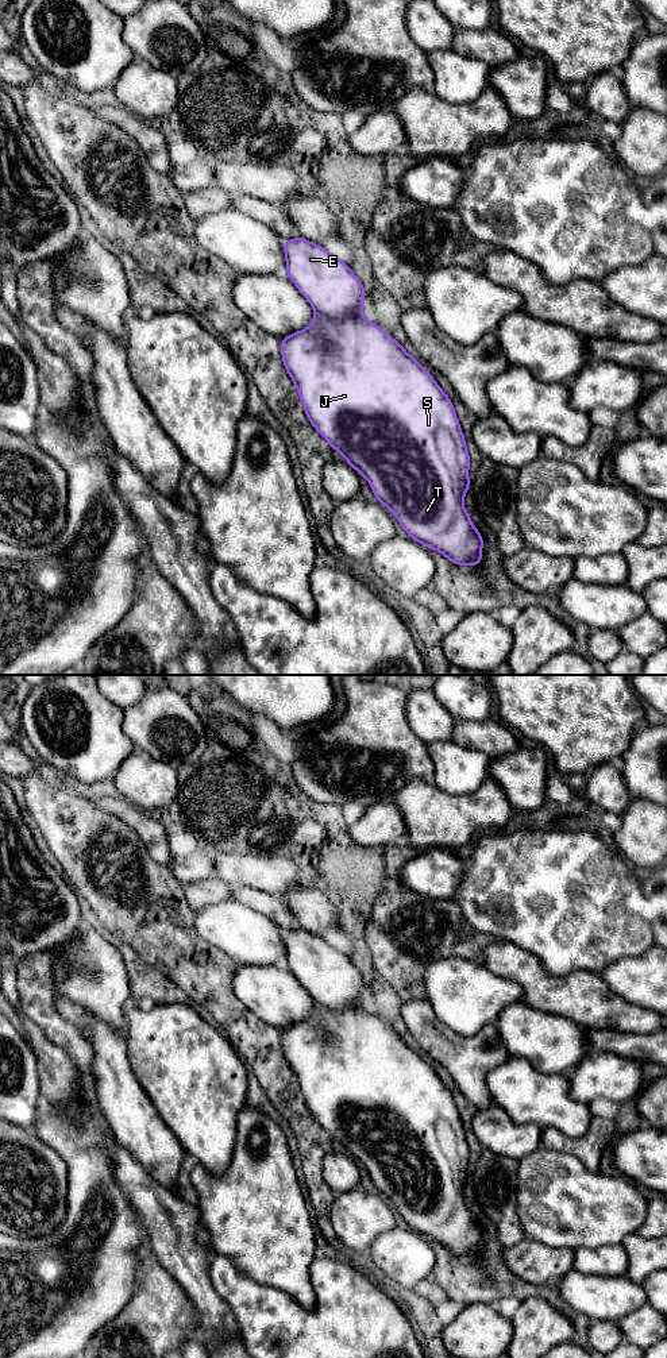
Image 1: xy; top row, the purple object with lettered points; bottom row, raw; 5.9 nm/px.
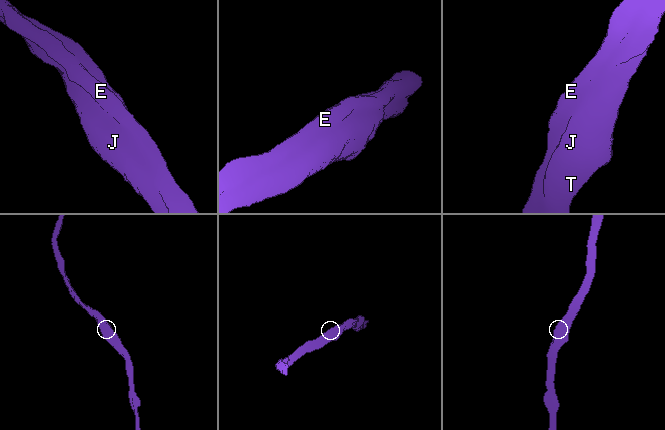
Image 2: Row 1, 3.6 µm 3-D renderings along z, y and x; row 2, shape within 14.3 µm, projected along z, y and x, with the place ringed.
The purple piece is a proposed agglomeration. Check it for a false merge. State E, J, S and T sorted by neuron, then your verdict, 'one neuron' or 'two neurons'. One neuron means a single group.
groups E J S T; one neuron

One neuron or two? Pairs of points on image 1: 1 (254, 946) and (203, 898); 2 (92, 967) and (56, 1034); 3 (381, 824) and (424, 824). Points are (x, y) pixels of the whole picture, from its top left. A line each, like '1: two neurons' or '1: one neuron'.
1: two neurons
2: one neuron
3: two neurons

